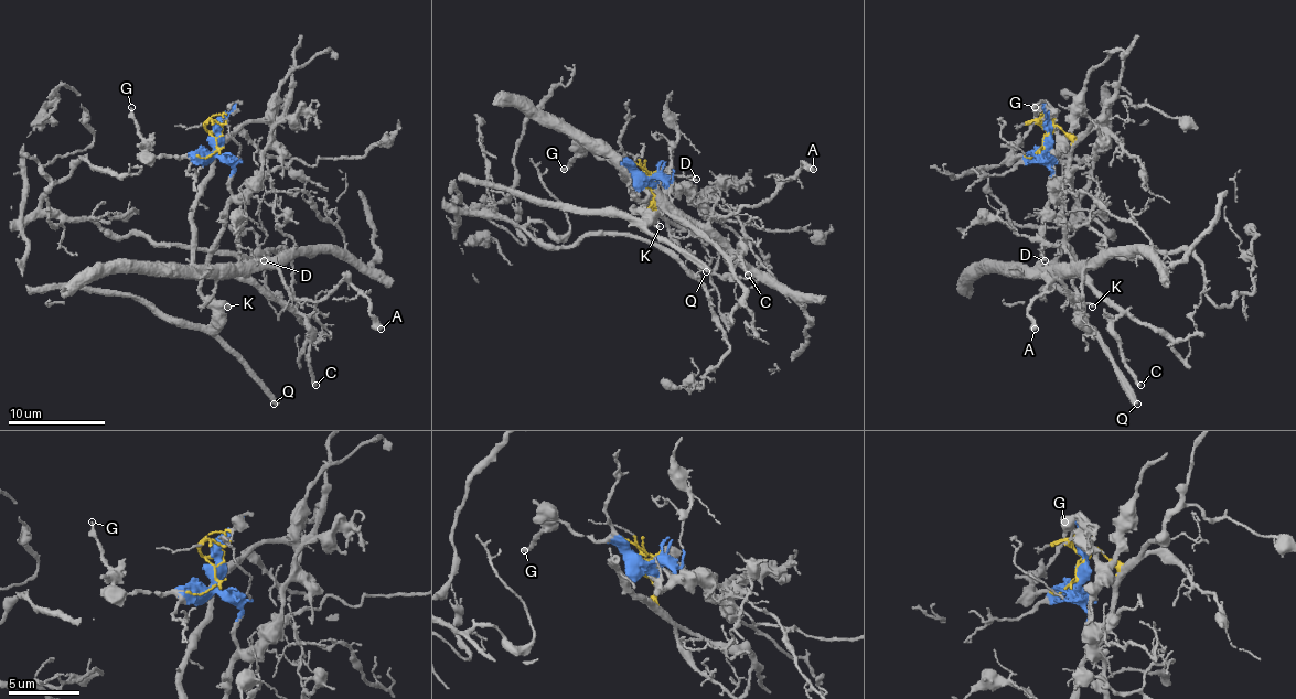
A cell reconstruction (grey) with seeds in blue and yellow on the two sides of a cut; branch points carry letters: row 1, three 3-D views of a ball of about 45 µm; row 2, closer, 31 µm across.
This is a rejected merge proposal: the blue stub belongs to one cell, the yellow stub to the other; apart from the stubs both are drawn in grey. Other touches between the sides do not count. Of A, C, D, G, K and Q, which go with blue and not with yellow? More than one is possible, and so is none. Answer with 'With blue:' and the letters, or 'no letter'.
With blue: G, K, Q

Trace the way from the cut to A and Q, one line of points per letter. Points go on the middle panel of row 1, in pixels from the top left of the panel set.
A: (648, 180), (643, 182), (653, 204), (645, 204), (627, 174), (707, 224), (756, 206), (802, 162), (814, 170)
Q: (648, 180), (657, 178), (663, 186), (633, 212), (707, 272)

